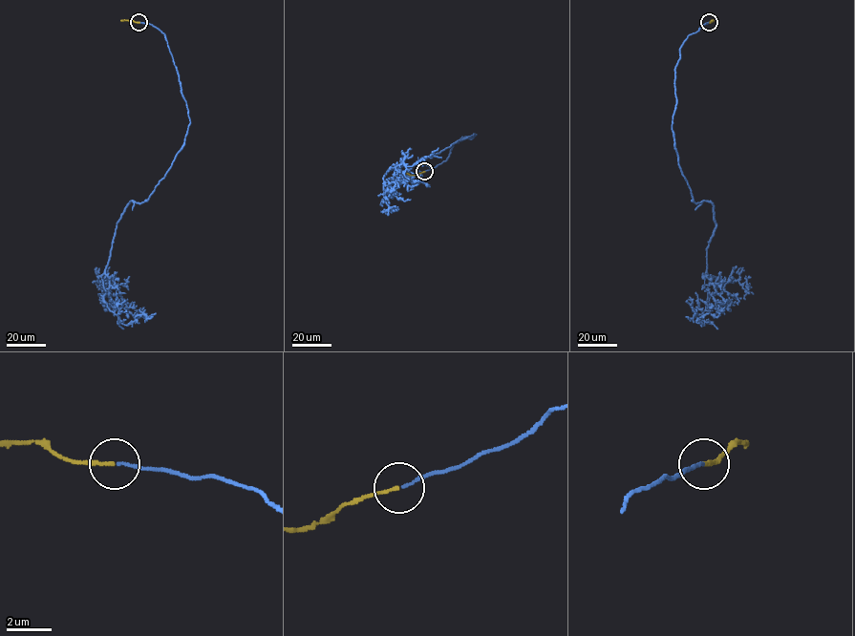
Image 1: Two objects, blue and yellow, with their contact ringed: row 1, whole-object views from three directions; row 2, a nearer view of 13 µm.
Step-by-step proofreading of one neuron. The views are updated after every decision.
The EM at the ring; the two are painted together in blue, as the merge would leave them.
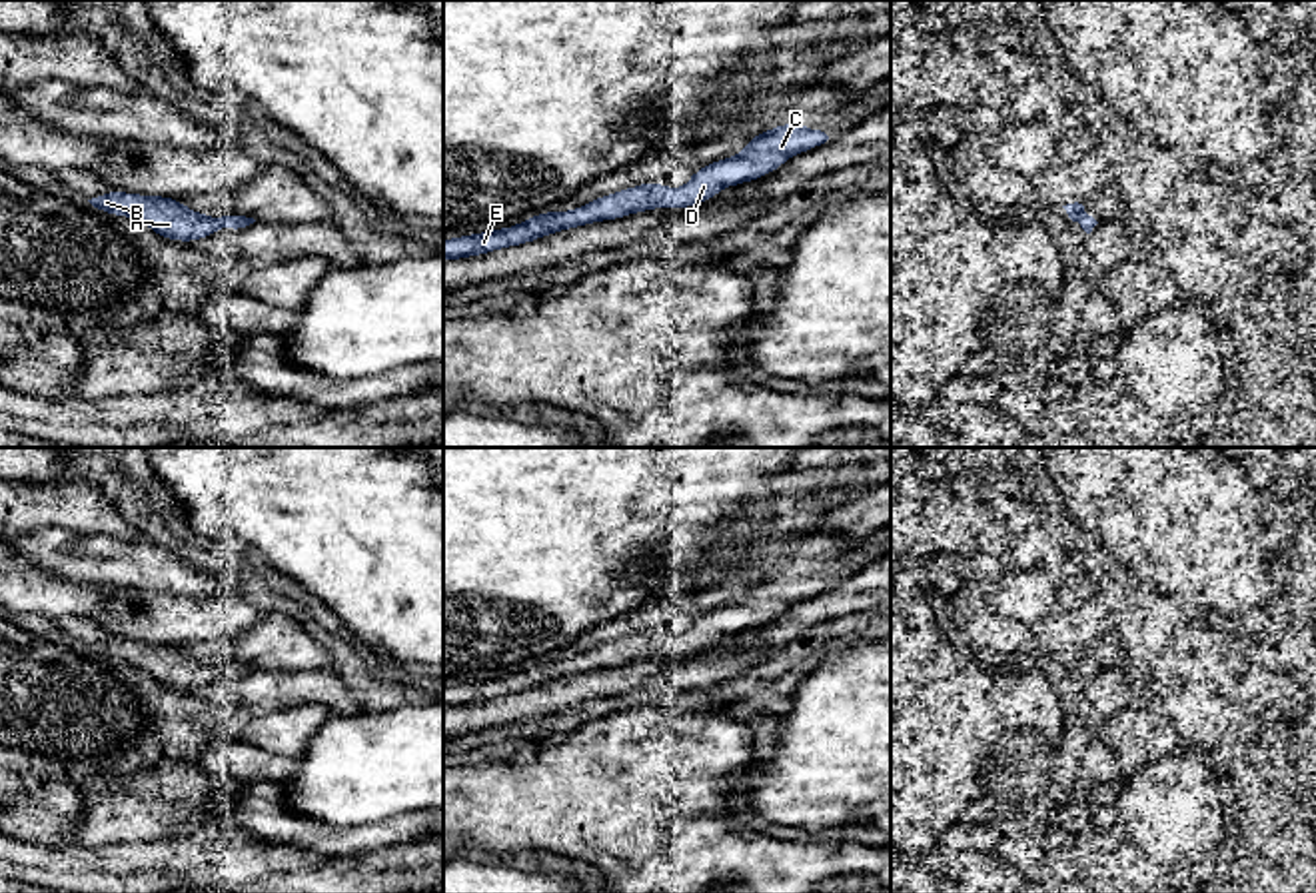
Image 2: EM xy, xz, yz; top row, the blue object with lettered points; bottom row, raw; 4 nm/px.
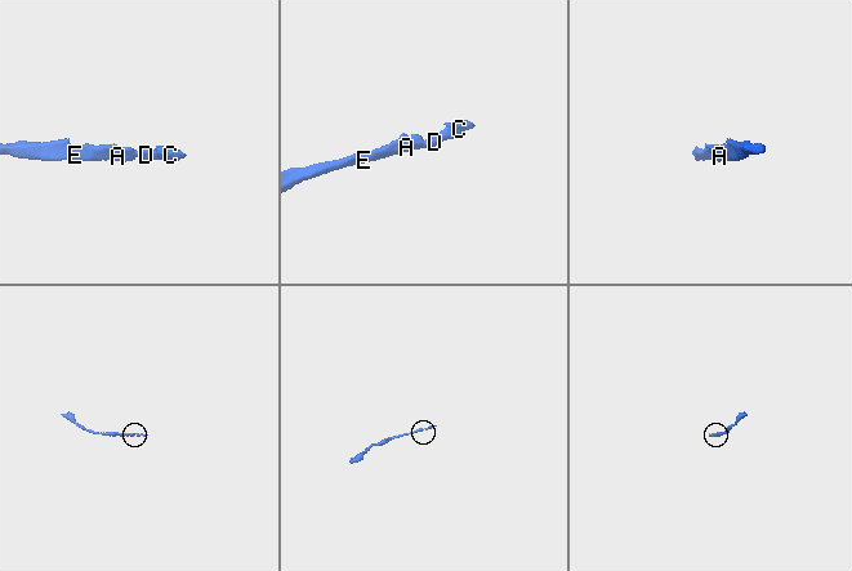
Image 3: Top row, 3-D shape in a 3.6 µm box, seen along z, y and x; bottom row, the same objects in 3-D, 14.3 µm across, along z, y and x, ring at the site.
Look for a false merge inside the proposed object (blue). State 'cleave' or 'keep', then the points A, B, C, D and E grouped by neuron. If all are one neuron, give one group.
keep | A B C D E

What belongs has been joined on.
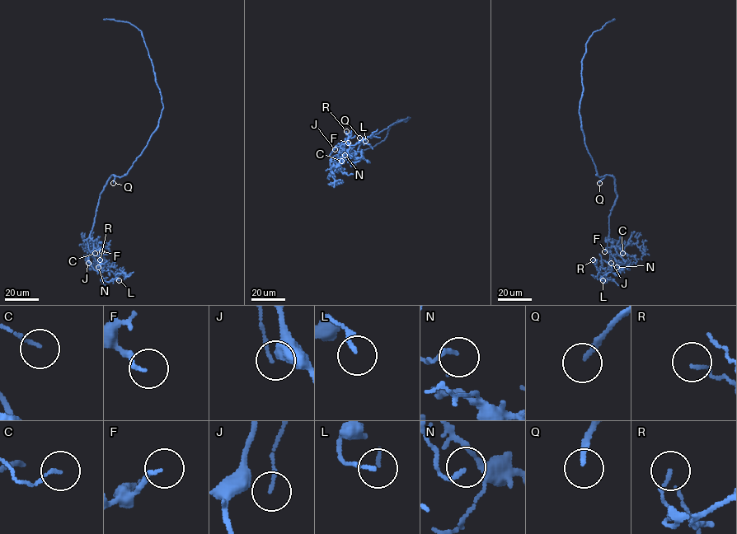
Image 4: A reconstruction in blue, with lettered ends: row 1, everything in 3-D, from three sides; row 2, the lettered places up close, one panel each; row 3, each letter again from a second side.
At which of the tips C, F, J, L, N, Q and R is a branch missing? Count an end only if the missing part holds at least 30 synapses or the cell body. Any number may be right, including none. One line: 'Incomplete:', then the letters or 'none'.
Incomplete: Q

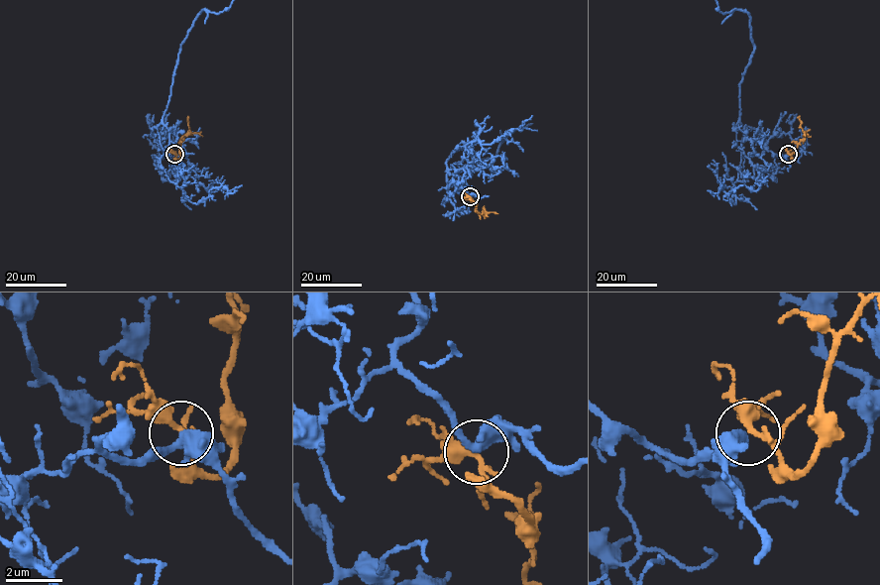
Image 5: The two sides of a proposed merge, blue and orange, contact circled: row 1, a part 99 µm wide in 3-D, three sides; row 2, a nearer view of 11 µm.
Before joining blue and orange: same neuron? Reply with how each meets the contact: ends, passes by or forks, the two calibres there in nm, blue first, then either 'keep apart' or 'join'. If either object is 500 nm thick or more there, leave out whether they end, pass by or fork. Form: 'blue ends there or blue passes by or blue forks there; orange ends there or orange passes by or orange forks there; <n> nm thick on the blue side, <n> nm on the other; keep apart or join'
blue forks there; orange forks there; 320 nm thick on the blue side, 220 nm on the other; join

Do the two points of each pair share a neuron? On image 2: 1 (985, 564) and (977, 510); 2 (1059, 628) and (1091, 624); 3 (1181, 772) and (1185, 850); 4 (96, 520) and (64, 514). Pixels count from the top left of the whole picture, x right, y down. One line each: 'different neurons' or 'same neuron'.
1: same neuron
2: same neuron
3: same neuron
4: same neuron

